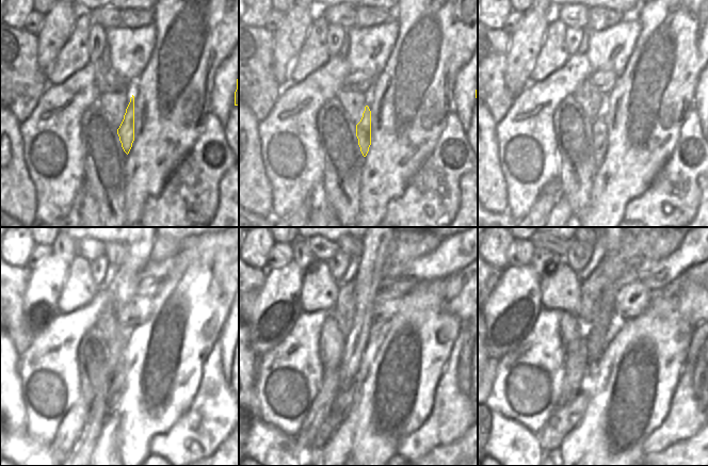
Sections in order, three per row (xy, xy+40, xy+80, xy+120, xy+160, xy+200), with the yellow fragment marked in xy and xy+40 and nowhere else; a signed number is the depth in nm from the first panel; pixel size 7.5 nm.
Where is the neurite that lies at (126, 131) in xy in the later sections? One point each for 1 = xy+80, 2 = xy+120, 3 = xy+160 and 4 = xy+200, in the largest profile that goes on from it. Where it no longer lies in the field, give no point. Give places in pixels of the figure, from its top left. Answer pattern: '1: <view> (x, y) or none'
1: xy+80 (599, 127)
2: xy+120 (118, 386)
3: xy+160 (342, 404)
4: xy+200 (564, 418)

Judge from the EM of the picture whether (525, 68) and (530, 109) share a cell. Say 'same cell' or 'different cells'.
different cells

